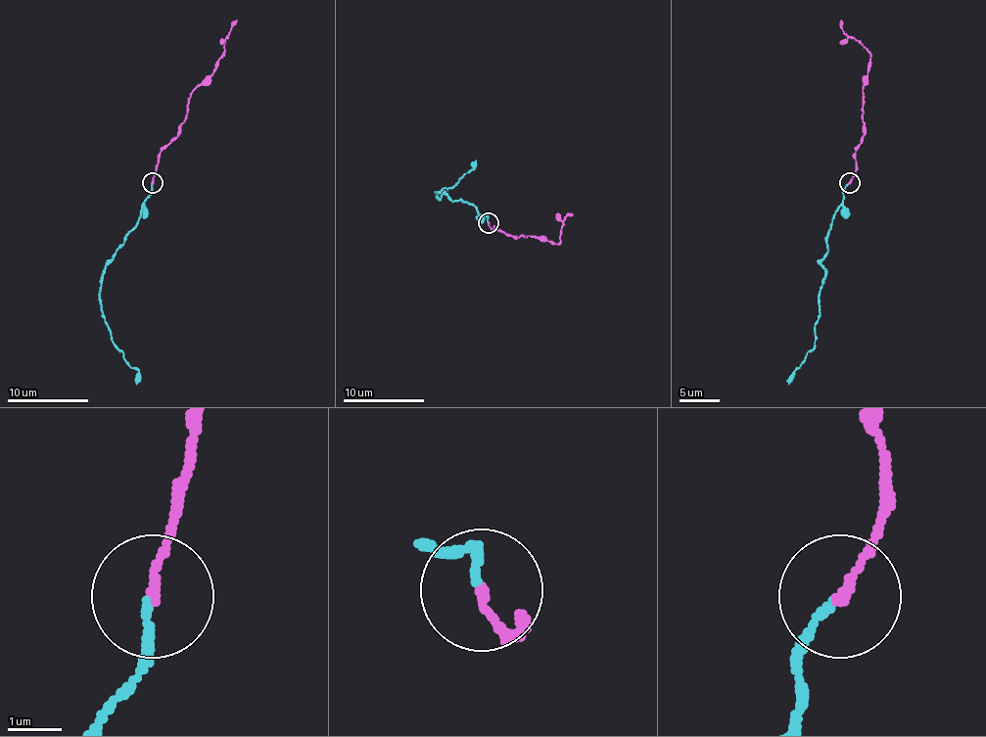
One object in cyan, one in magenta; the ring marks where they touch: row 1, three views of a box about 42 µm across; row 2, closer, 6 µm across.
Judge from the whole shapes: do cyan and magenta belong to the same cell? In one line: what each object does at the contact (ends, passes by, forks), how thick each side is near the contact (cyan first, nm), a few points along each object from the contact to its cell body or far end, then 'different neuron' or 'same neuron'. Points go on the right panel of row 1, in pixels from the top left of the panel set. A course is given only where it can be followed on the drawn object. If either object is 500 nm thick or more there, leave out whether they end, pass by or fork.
cyan ends; magenta ends; calibres 130 and 160 nm; course cyan (848, 183), (831, 225), (827, 253), (821, 262), (825, 270), (820, 291), (816, 345), (793, 372), (789, 384); course magenta (850, 183), (864, 134), (862, 94), (869, 55), (844, 30), (841, 21); same neuron

